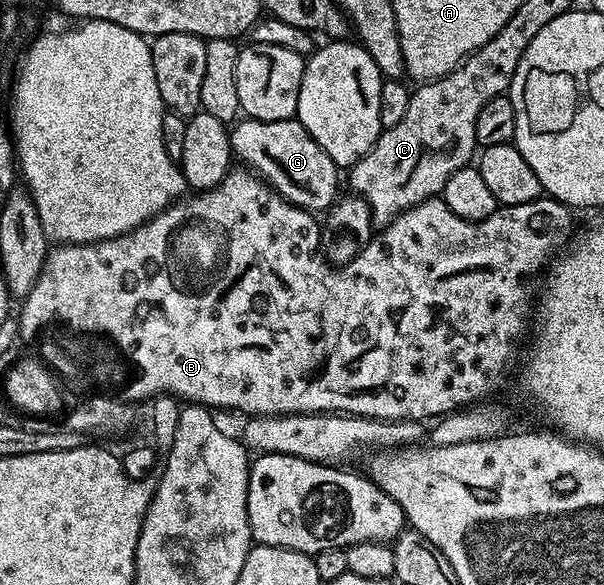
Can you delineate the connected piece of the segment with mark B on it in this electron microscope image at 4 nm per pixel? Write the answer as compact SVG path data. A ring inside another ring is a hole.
M234 167L216 187L194 191L175 200L151 221L145 221L134 232L125 233L123 237L94 241L91 245L55 244L47 252L46 262L36 283L21 302L22 314L17 314L16 317L18 332L23 338L33 339L42 321L56 321L81 333L101 333L121 349L131 349L134 361L138 361L138 369L142 369L138 385L130 389L130 393L134 393L134 403L146 403L160 393L168 393L186 403L213 407L215 410L239 409L245 415L341 413L355 417L374 417L378 421L422 423L425 422L425 417L437 419L455 409L465 409L493 394L490 392L501 383L502 376L517 359L522 336L525 333L527 336L532 306L536 301L534 276L542 268L543 272L551 258L567 244L571 236L570 228L574 225L573 216L575 214L570 206L543 195L528 203L499 205L492 211L492 215L482 221L469 221L460 219L460 215L456 215L456 211L452 211L446 201L429 197L404 211L395 221L381 226L350 262L335 267L320 255L320 225L317 220L314 222L315 214L311 210L285 201L257 173L245 167Z

